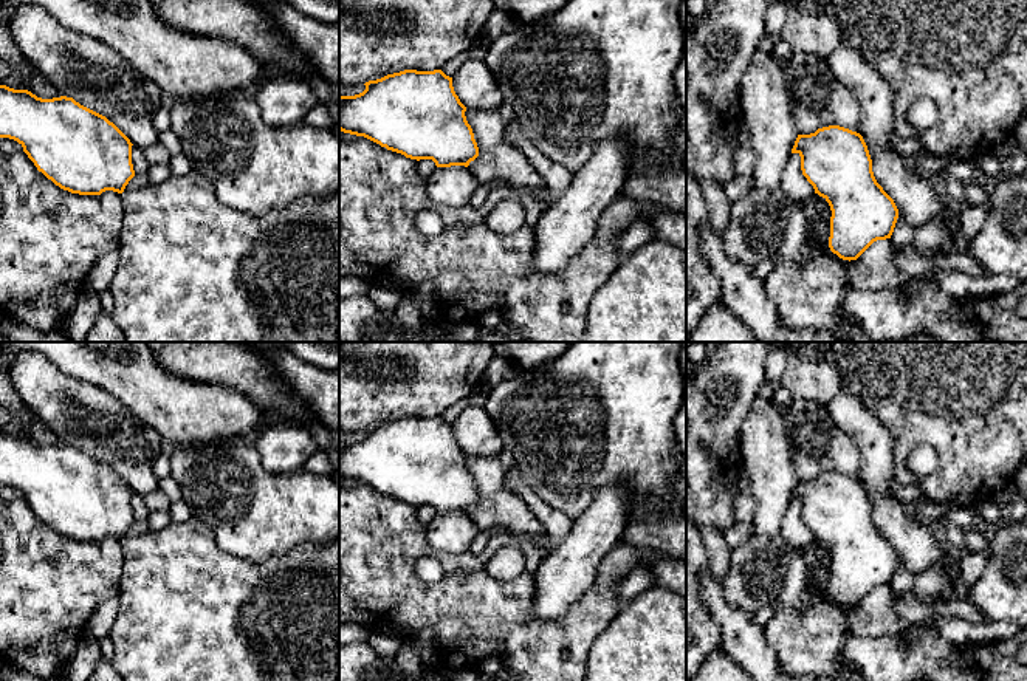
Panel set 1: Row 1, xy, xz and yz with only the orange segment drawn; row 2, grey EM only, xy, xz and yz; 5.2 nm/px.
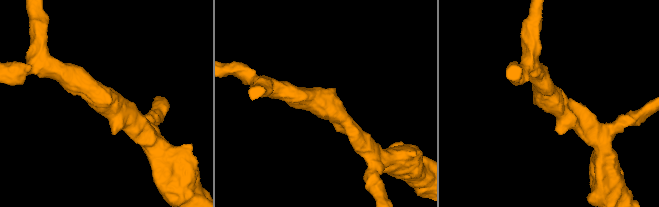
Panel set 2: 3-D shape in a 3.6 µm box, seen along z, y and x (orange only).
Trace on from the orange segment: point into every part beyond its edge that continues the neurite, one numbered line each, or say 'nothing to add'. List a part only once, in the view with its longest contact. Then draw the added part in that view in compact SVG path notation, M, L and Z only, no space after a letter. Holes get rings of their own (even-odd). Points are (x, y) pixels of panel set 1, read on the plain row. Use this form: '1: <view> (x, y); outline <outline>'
nothing to add

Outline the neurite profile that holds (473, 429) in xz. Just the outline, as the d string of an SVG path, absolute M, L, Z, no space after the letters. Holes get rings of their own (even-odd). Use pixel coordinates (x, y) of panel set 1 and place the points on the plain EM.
M485 407L463 409L452 423L452 433L460 449L468 455L496 457L503 450L502 440Z

